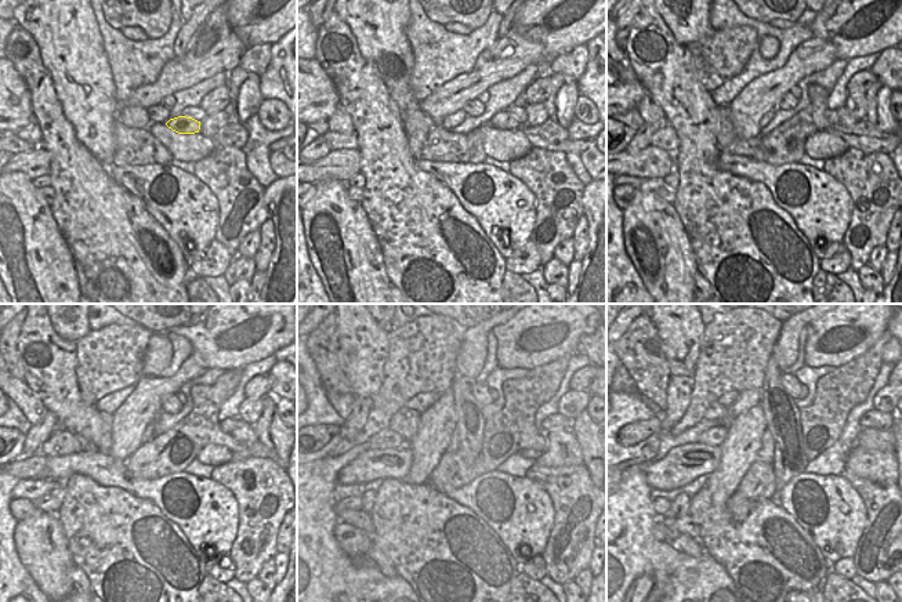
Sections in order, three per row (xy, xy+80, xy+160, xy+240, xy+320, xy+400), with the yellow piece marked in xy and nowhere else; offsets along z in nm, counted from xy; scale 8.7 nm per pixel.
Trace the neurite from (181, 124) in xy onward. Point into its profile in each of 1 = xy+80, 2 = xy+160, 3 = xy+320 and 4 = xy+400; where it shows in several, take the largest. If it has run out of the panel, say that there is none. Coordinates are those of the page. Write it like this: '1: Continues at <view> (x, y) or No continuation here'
1: Continues at xy+80 (502, 120)
2: Continues at xy+160 (832, 116)
3: Continues at xy+320 (555, 421)
4: Continues at xy+400 (875, 420).

